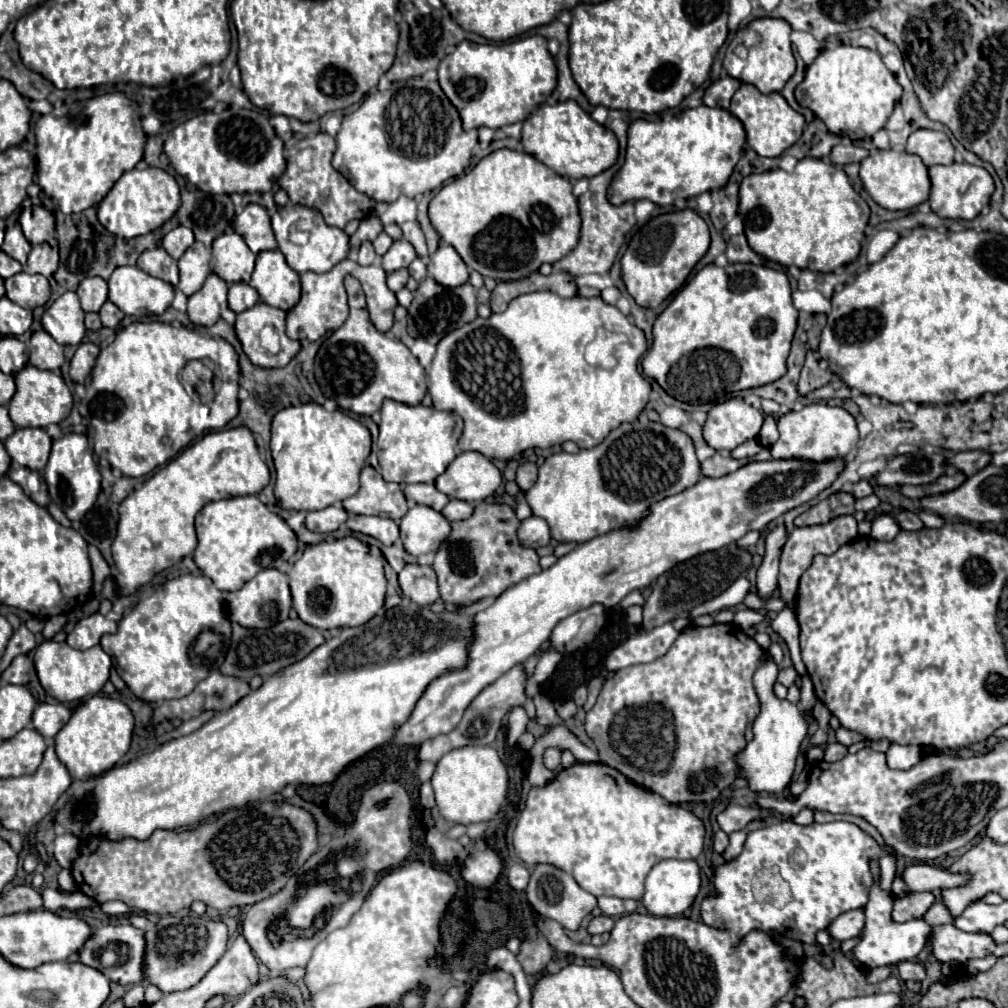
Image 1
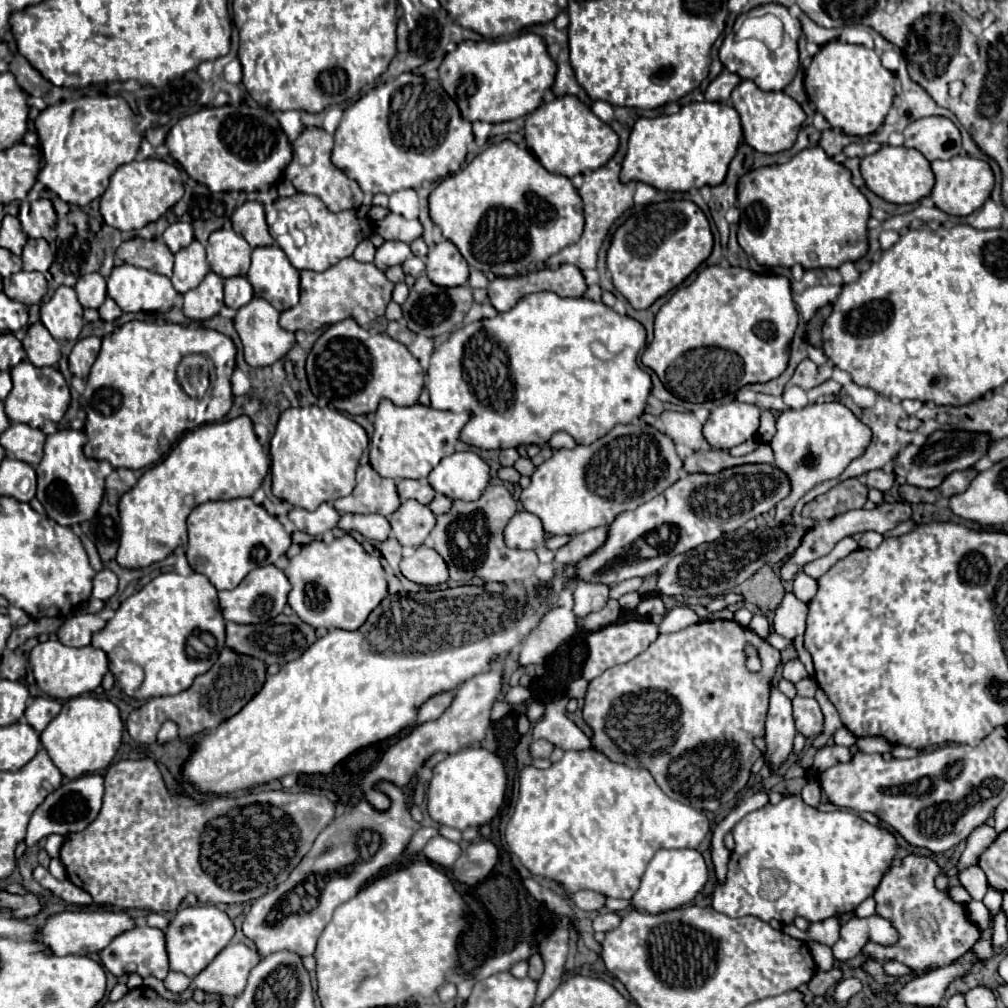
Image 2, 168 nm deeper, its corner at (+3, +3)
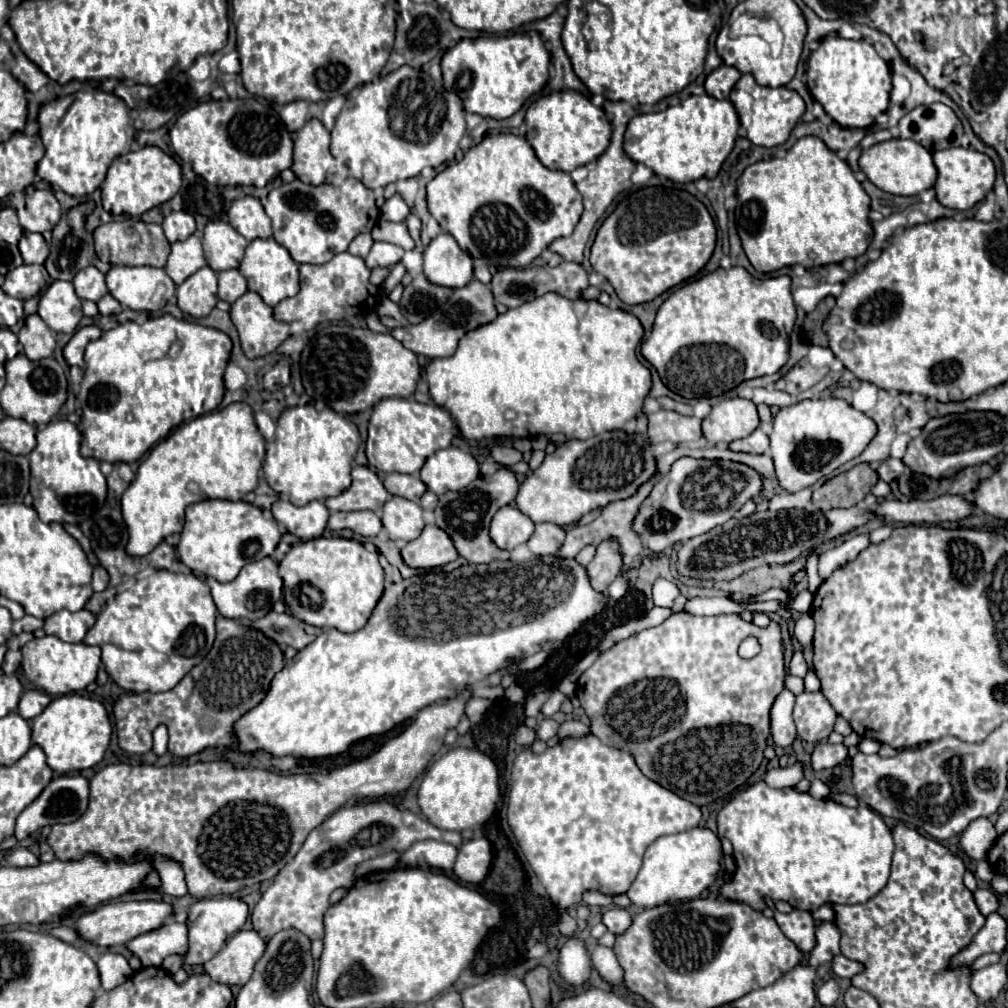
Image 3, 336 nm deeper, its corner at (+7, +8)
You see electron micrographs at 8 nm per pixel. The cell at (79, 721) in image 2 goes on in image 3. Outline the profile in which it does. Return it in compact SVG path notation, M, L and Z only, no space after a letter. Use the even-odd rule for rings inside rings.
M65 694L51 700L51 704L31 720L33 742L43 748L47 764L57 774L85 770L103 760L111 740L111 722L101 702L83 698L79 694Z

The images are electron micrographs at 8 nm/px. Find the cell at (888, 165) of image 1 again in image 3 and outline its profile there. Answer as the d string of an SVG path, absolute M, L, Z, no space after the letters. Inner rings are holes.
M903 138L879 142L879 144L863 150L863 154L859 158L859 166L877 188L881 188L883 192L889 192L889 194L899 194L899 196L915 196L915 194L931 188L937 180L937 168L933 164L931 152L925 150L917 142L903 140Z

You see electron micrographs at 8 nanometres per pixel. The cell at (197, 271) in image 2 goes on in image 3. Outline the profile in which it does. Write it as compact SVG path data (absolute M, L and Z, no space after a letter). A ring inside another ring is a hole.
M189 236L183 242L171 244L171 254L165 272L171 276L175 284L185 282L191 274L195 274L203 266L207 266L207 260L203 256L201 240L197 236Z

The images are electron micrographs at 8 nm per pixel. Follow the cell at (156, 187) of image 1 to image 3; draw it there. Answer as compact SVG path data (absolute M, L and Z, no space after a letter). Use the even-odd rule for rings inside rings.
M145 146L137 152L129 152L113 160L107 178L101 184L103 206L111 214L141 216L143 212L171 200L181 188L181 166L173 156L165 154L157 146Z

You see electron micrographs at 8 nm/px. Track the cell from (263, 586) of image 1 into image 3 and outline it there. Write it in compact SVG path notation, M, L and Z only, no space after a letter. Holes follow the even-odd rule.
M263 558L259 562L251 562L241 568L239 576L233 582L221 584L213 578L207 578L207 584L211 588L213 600L217 604L217 610L225 618L241 618L241 620L259 620L267 612L271 612L273 604L281 598L283 590L283 580L277 574L277 562L271 558Z

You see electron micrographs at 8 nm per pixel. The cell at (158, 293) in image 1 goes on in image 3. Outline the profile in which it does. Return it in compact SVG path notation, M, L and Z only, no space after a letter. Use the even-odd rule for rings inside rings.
M113 266L107 272L107 288L131 310L159 310L175 294L173 280L155 266Z

